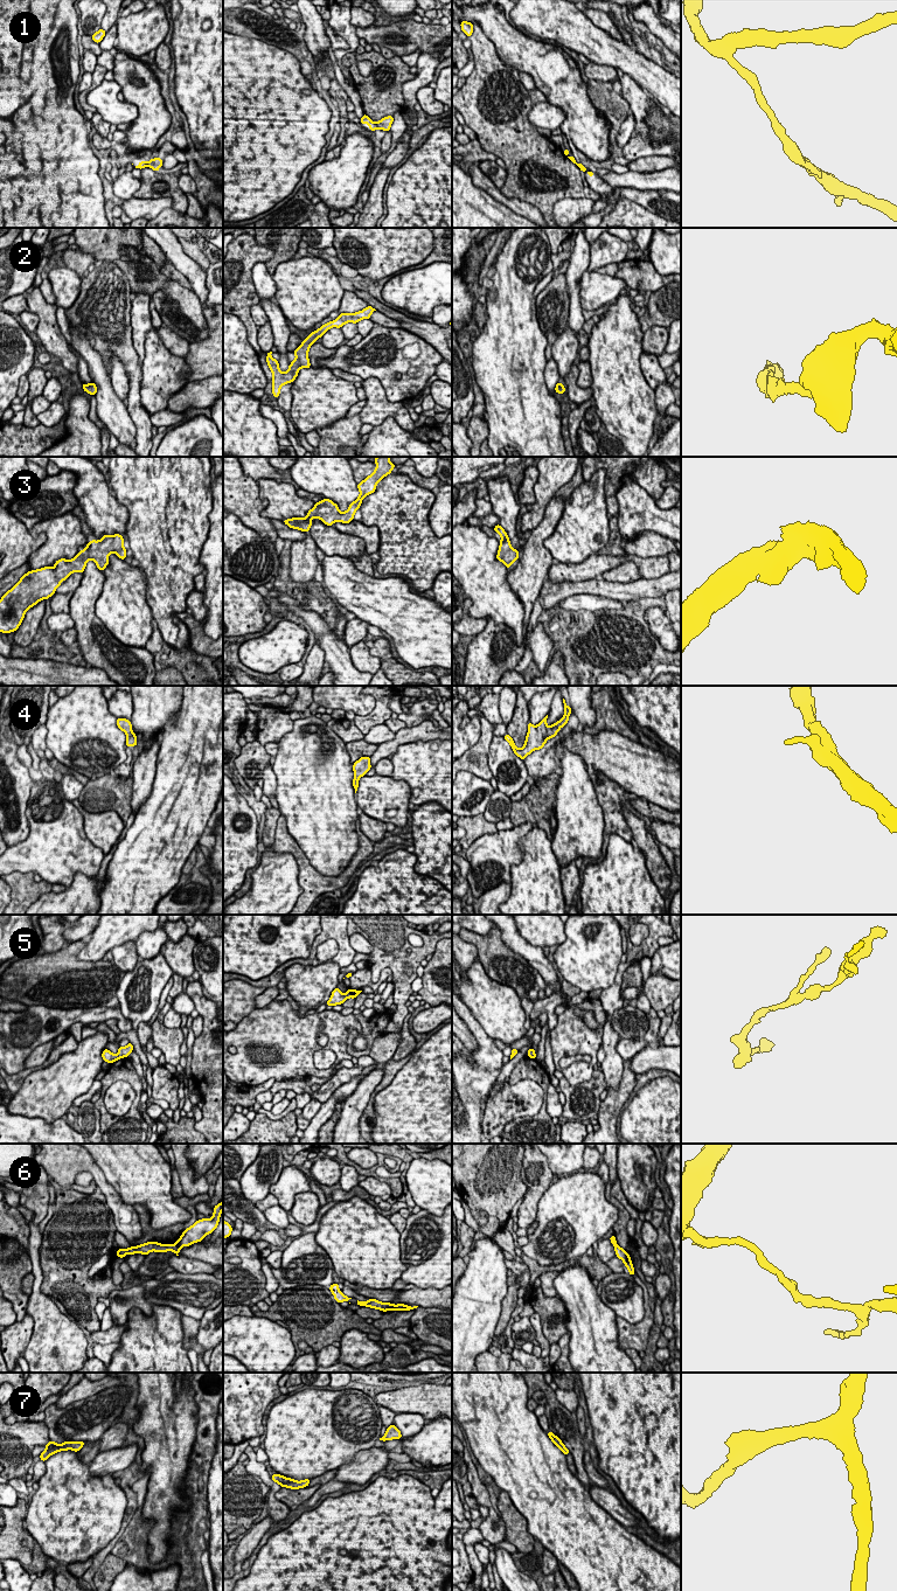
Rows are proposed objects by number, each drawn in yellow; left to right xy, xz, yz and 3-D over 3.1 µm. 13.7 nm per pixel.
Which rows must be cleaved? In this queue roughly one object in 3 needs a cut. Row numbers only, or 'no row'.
1, 5, 6

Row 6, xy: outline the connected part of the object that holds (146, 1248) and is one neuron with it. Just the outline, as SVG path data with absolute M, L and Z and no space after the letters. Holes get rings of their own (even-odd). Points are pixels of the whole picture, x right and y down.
M147 1242L140 1245L137 1245L135 1248L130 1246L128 1249L118 1249L117 1251L117 1257L124 1258L127 1253L133 1255L133 1253L142 1253L142 1255L148 1255L151 1251L155 1252L166 1252L166 1251L173 1251L179 1256L178 1253L180 1252L182 1245L179 1244L160 1244L158 1242Z

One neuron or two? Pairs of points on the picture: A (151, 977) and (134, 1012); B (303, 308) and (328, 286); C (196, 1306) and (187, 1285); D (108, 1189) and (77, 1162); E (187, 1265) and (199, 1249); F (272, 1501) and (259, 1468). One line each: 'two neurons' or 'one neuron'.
A: one neuron
B: one neuron
C: one neuron
D: one neuron
E: two neurons
F: one neuron

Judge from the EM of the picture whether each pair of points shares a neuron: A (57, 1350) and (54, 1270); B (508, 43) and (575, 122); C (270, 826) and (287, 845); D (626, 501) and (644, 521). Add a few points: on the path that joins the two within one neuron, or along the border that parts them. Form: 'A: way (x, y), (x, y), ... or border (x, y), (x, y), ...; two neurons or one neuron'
A: border (42, 1270), (41, 1291), (49, 1297); two neurons
B: way (529, 60), (570, 101); one neuron
C: border (280, 815), (277, 821), (275, 842), (272, 845); two neurons
D: way (631, 506), (641, 516); one neuron

